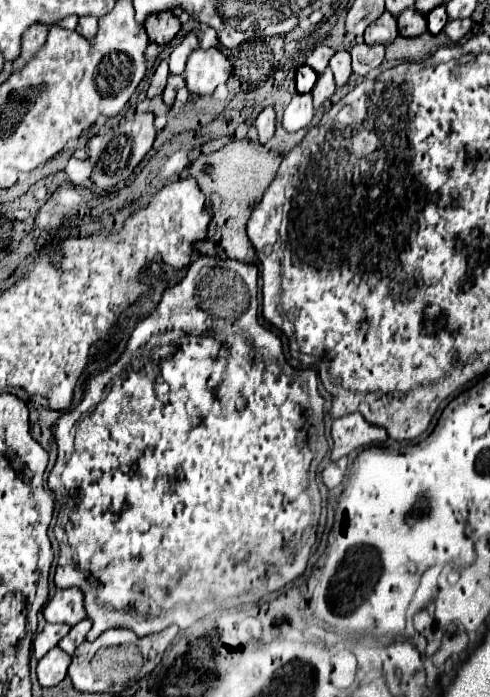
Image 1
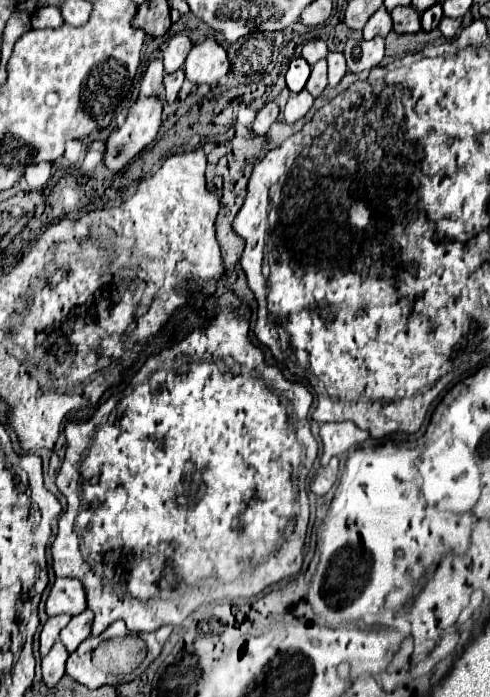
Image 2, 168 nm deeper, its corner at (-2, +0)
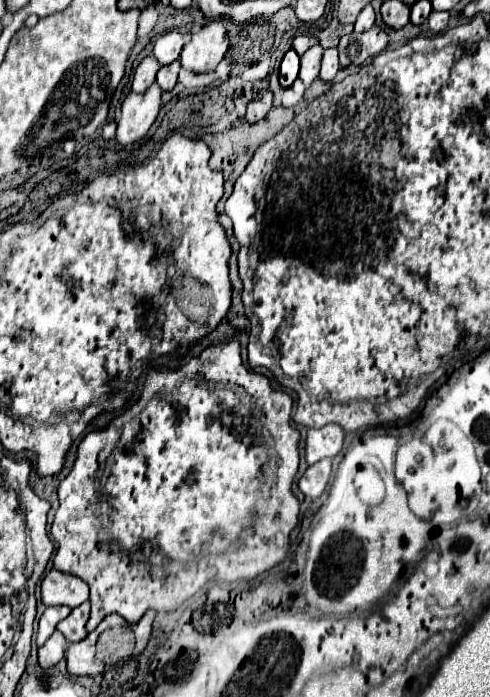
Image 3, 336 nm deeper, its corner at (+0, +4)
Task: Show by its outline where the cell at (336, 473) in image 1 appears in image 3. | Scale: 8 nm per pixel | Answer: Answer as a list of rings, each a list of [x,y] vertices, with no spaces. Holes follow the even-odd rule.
[[[322,459],[320,463],[316,465],[310,465],[306,469],[306,473],[302,475],[302,479],[298,481],[298,487],[300,491],[310,497],[310,499],[318,499],[326,485],[328,485],[328,479],[330,479],[330,467],[332,467],[332,459]]]

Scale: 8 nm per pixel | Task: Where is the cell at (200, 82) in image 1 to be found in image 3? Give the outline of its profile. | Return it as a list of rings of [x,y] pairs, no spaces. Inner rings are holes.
[[[220,21],[204,25],[198,33],[192,33],[190,43],[180,53],[180,63],[192,73],[208,73],[218,67],[228,49],[228,35]]]

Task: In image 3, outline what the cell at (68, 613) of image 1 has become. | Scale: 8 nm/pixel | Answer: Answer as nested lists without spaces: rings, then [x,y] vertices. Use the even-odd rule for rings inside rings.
[[[56,569],[48,571],[42,581],[42,603],[46,607],[68,605],[74,609],[84,601],[88,601],[88,583],[70,573],[60,573]]]

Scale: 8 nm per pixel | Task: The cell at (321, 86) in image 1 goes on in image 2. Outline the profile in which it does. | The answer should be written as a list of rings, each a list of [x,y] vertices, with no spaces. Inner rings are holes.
[[[320,59],[318,63],[312,65],[312,73],[310,73],[310,79],[306,83],[306,91],[312,95],[312,97],[318,97],[328,85],[328,75],[326,75],[326,59]]]

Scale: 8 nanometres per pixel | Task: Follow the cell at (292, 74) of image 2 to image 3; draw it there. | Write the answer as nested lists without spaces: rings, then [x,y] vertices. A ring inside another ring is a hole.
[[[290,49],[284,55],[282,65],[280,65],[280,85],[290,87],[296,81],[298,71],[300,71],[300,57],[298,57],[298,53],[294,49]]]

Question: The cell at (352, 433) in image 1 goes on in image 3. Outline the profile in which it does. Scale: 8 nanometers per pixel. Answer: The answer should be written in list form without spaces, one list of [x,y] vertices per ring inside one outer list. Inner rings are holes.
[[[336,423],[320,429],[308,429],[306,463],[314,465],[324,457],[334,457],[342,449],[344,437],[346,437],[346,431]]]

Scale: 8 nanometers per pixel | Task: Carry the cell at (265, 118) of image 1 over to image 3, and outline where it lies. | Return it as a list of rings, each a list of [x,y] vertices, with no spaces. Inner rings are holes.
[[[264,93],[260,99],[250,101],[248,103],[248,111],[246,111],[246,121],[248,123],[258,123],[260,119],[266,117],[266,113],[272,109],[272,93]]]

